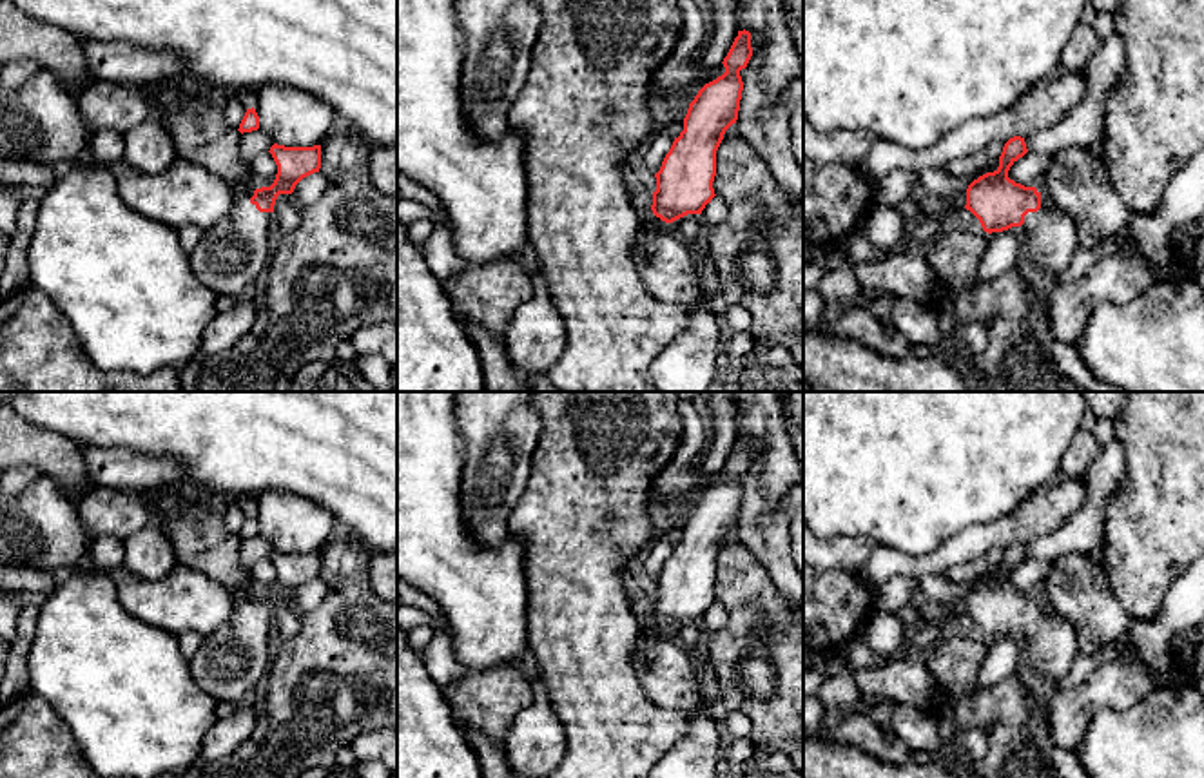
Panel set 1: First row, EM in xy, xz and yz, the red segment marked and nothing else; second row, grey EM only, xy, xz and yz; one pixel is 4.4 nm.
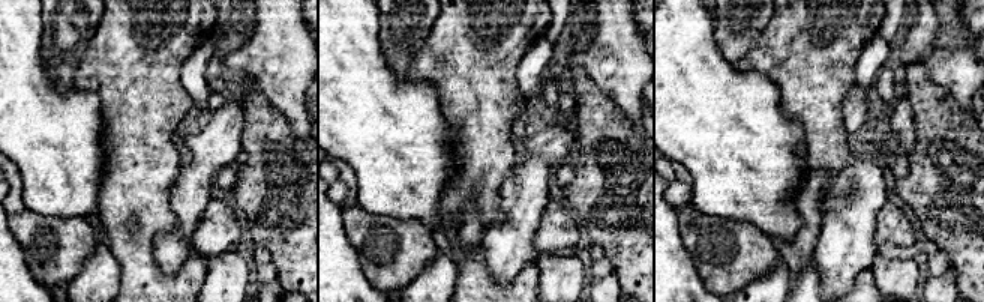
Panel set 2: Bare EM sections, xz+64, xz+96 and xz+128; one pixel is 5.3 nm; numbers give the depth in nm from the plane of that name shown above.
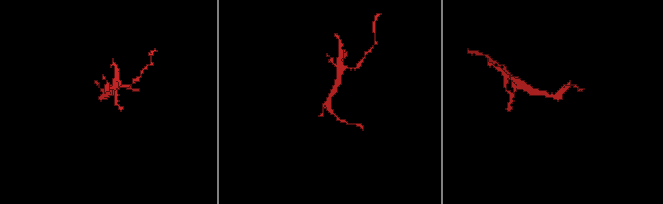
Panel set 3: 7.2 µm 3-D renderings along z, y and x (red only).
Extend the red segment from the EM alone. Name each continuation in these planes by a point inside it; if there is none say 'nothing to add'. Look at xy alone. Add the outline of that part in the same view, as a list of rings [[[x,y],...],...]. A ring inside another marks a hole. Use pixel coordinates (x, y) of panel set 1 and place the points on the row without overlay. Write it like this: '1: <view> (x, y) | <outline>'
1: xy (229, 664) | [[[254,597],[236,600],[230,617],[189,660],[196,682],[214,698],[245,704],[254,698],[257,682],[267,676],[274,647],[274,618],[259,618],[250,609]]]

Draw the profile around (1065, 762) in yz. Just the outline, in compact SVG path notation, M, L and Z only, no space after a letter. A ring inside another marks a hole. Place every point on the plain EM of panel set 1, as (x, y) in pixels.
M1055 747L1046 756L1059 778L1090 778L1075 751Z

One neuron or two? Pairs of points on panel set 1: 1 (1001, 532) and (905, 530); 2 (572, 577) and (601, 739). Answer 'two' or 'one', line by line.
1: two
2: one

